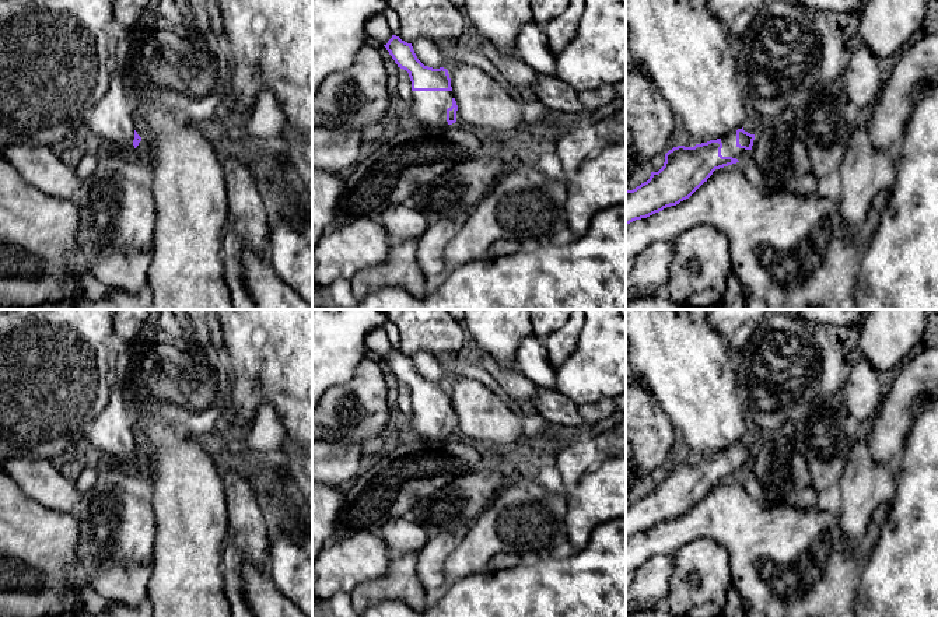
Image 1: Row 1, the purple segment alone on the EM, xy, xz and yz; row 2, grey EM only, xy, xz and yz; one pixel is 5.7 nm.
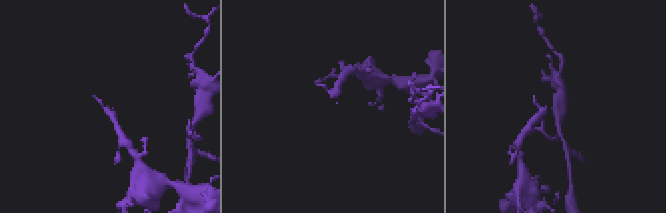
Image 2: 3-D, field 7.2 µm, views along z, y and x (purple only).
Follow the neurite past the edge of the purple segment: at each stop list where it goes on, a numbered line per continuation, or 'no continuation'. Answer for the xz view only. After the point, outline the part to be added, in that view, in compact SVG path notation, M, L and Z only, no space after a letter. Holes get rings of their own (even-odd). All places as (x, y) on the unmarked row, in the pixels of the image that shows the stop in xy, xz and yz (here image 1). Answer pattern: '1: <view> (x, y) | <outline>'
1: xz (429, 421) | M412 404L412 418L403 423L403 435L431 442L445 441L452 411L452 404Z

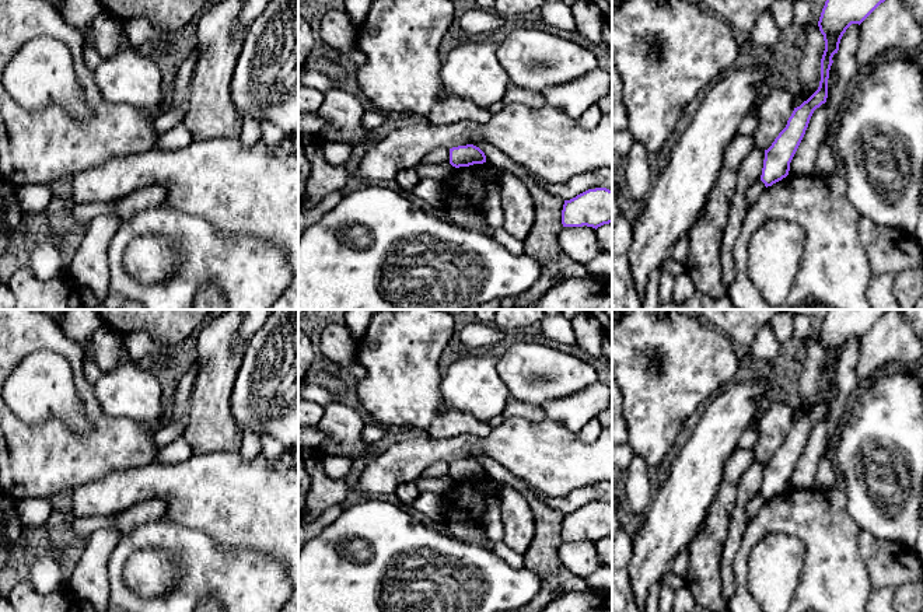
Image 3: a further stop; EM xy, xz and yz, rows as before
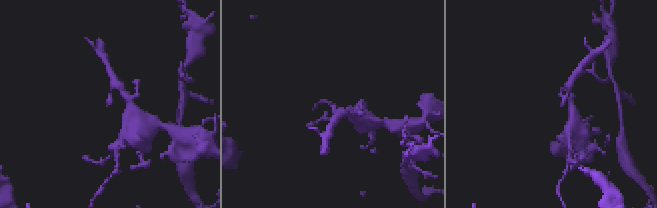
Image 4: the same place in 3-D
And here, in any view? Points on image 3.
no continuation

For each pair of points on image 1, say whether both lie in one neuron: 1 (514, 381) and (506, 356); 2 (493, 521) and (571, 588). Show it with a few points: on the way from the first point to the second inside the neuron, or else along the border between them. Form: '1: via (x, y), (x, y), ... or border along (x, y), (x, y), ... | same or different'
1: border along (480, 349), (500, 364), (515, 368) | different
2: border along (548, 556), (542, 558) | different

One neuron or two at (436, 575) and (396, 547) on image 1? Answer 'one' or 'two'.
two

